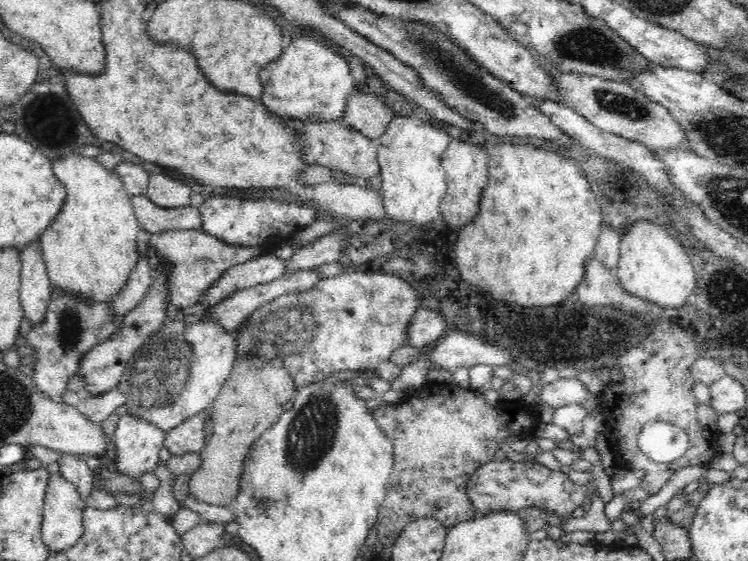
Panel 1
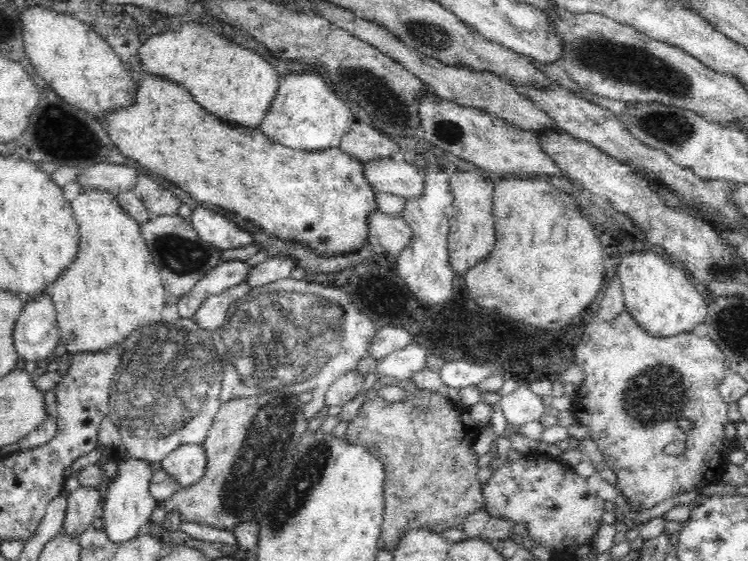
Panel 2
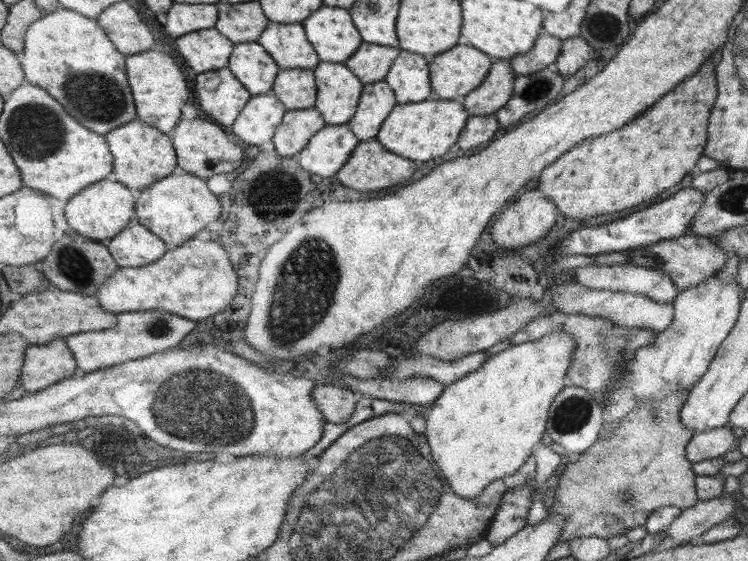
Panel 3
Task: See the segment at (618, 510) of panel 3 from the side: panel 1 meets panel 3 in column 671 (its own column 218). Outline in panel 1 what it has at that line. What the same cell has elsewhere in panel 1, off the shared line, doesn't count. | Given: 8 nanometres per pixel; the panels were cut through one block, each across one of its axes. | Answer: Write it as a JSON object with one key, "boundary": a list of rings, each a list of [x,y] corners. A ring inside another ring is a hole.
{"boundary":[[[242,356],[211,407],[212,436],[200,452],[203,464],[189,480],[189,492],[194,498],[212,506],[233,507],[249,446],[279,419],[284,412],[282,404],[292,400],[295,388],[294,378],[282,360]]]}

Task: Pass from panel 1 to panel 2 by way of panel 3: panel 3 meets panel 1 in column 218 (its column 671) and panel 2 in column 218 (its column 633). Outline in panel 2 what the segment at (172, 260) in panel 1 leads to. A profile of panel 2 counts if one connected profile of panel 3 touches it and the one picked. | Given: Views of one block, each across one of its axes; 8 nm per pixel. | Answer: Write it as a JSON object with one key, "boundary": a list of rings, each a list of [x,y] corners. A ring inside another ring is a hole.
{"boundary":[[[181,204],[178,215],[152,216],[139,224],[139,231],[146,241],[154,264],[159,268],[161,279],[167,292],[174,297],[180,297],[196,284],[211,268],[221,263],[221,249],[204,242],[194,227],[190,224],[193,209],[187,204]]]}

